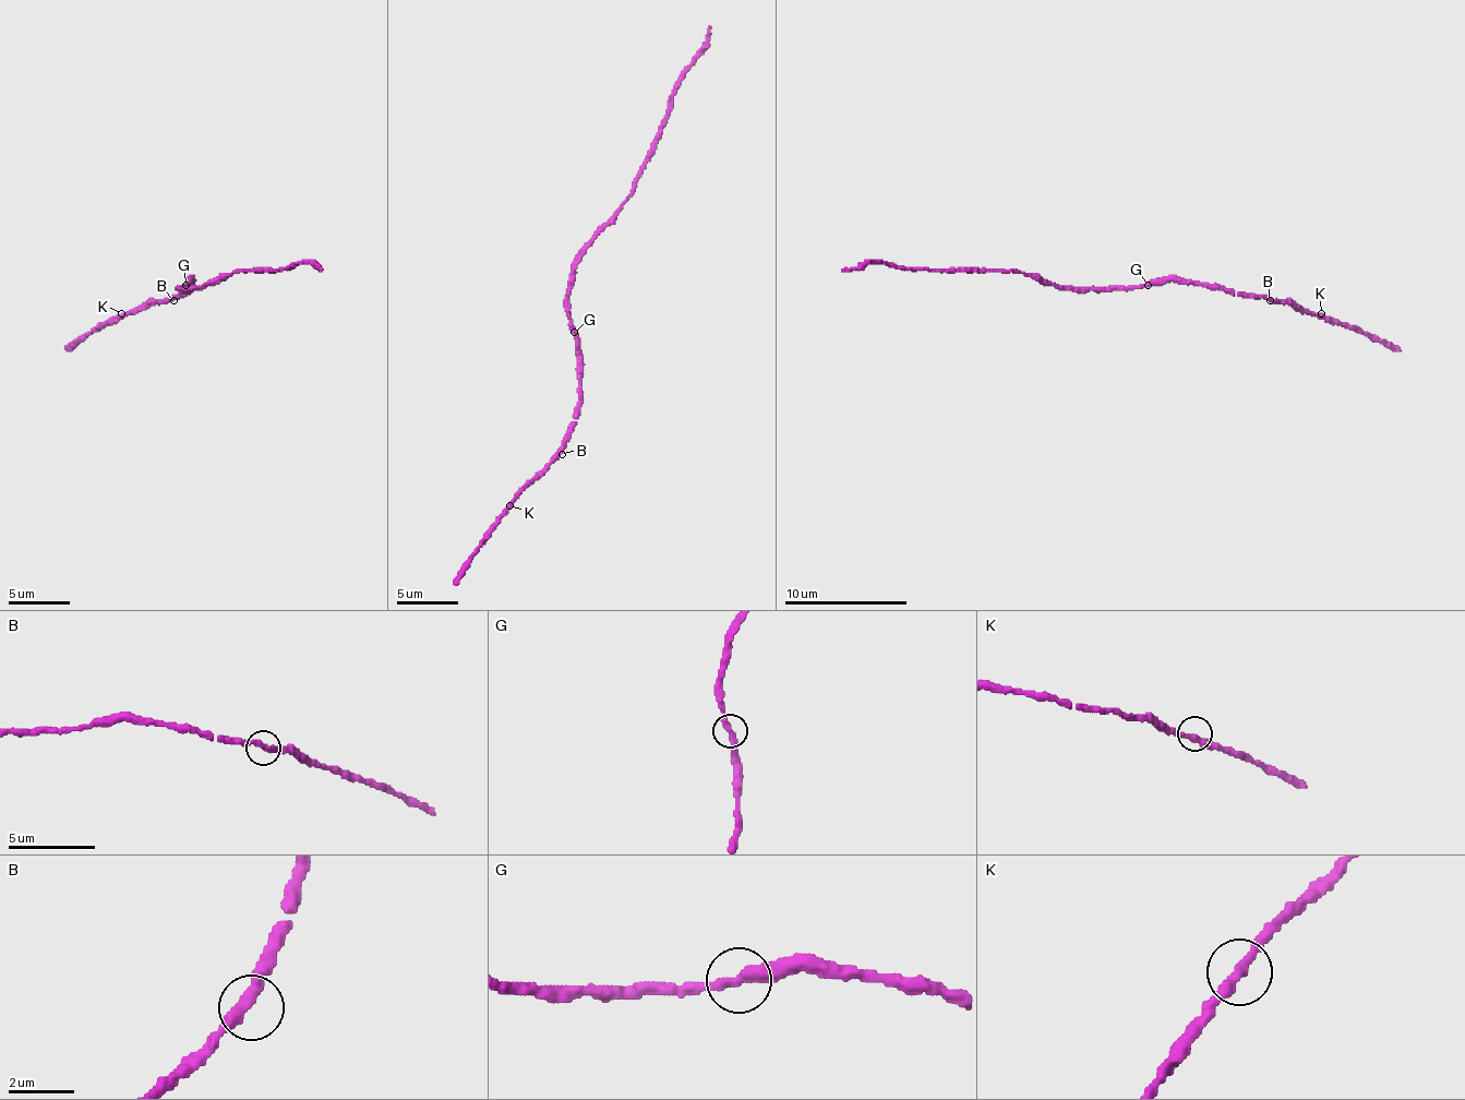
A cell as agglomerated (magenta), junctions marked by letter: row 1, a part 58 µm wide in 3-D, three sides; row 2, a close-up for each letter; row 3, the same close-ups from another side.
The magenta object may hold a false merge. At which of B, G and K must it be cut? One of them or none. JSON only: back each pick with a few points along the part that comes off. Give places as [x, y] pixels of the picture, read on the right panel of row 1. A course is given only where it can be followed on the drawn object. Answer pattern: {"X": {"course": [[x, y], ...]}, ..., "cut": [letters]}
{"cut": []}

